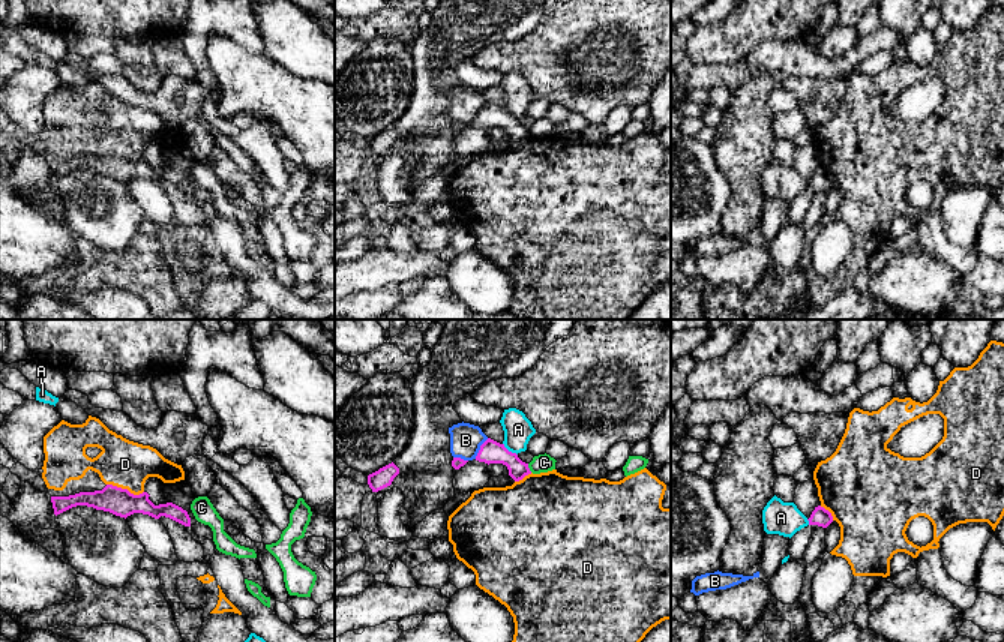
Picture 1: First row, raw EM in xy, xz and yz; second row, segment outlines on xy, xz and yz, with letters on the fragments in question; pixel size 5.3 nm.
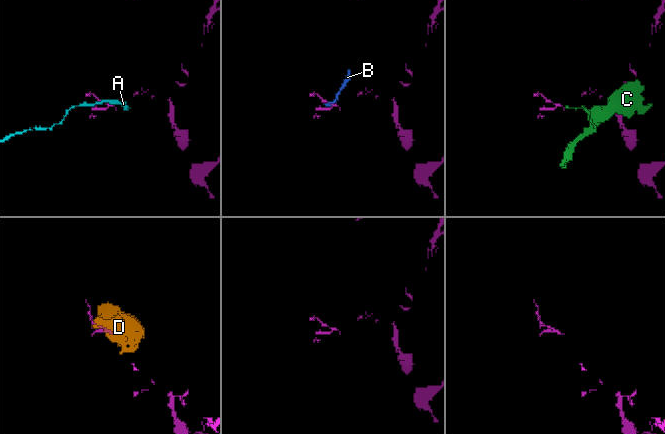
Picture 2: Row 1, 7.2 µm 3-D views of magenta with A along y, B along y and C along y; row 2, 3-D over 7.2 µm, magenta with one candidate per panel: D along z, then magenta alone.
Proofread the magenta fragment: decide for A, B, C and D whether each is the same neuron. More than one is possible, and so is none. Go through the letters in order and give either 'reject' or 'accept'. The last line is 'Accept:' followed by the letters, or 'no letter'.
A: reject
B: reject
C: reject
D: reject
Accept: no letter

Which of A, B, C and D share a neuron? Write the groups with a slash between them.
A / B D / C

